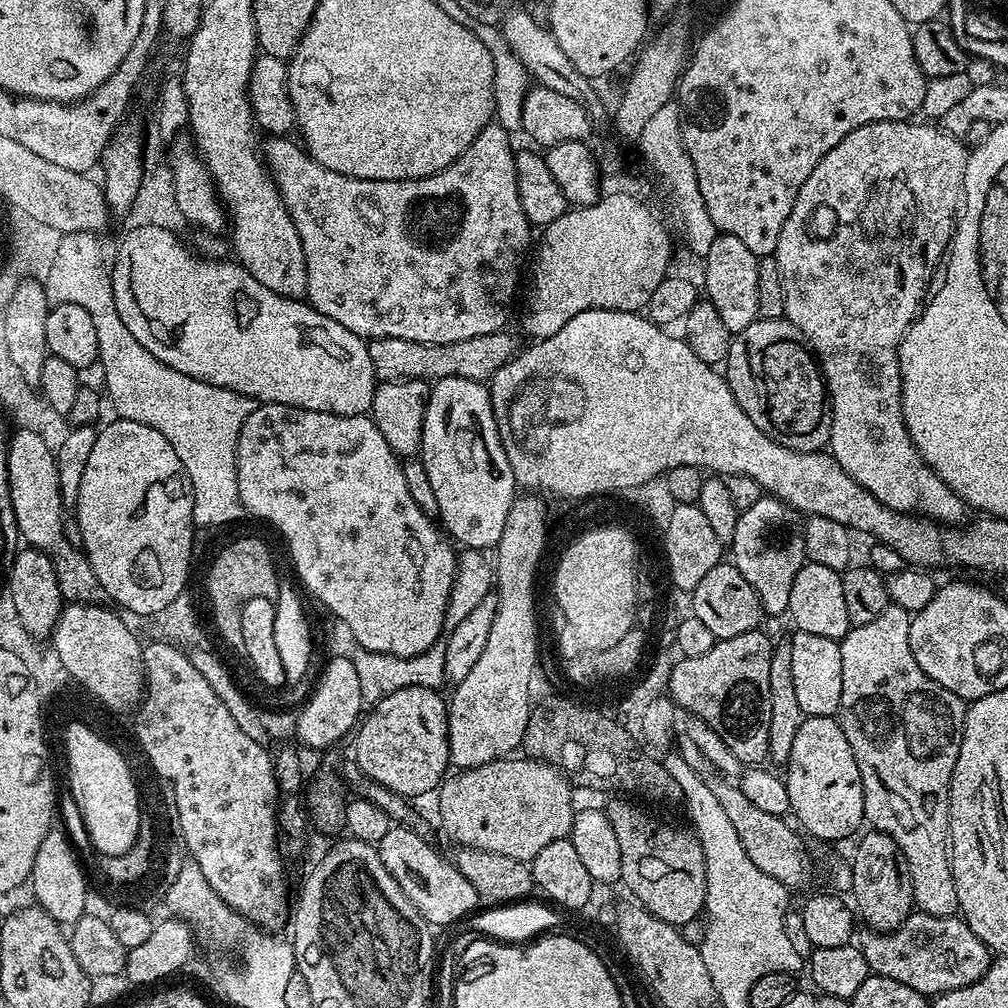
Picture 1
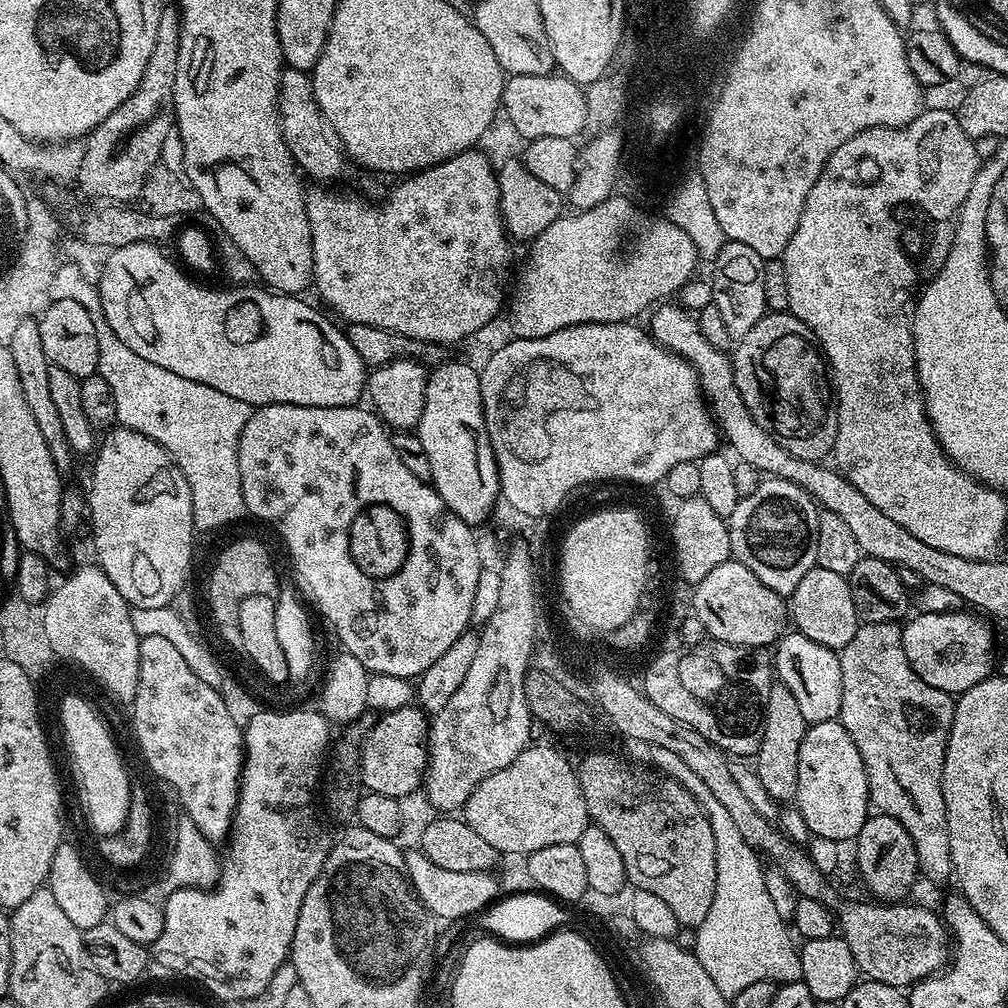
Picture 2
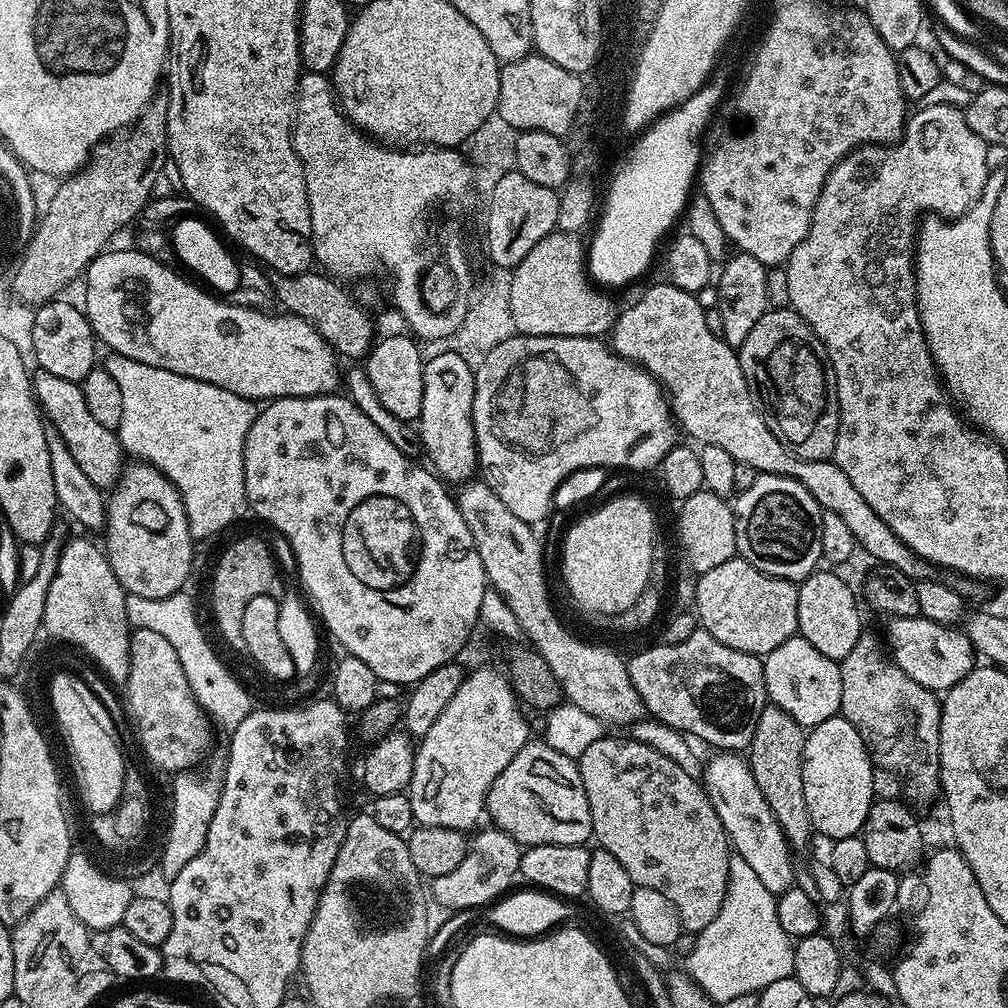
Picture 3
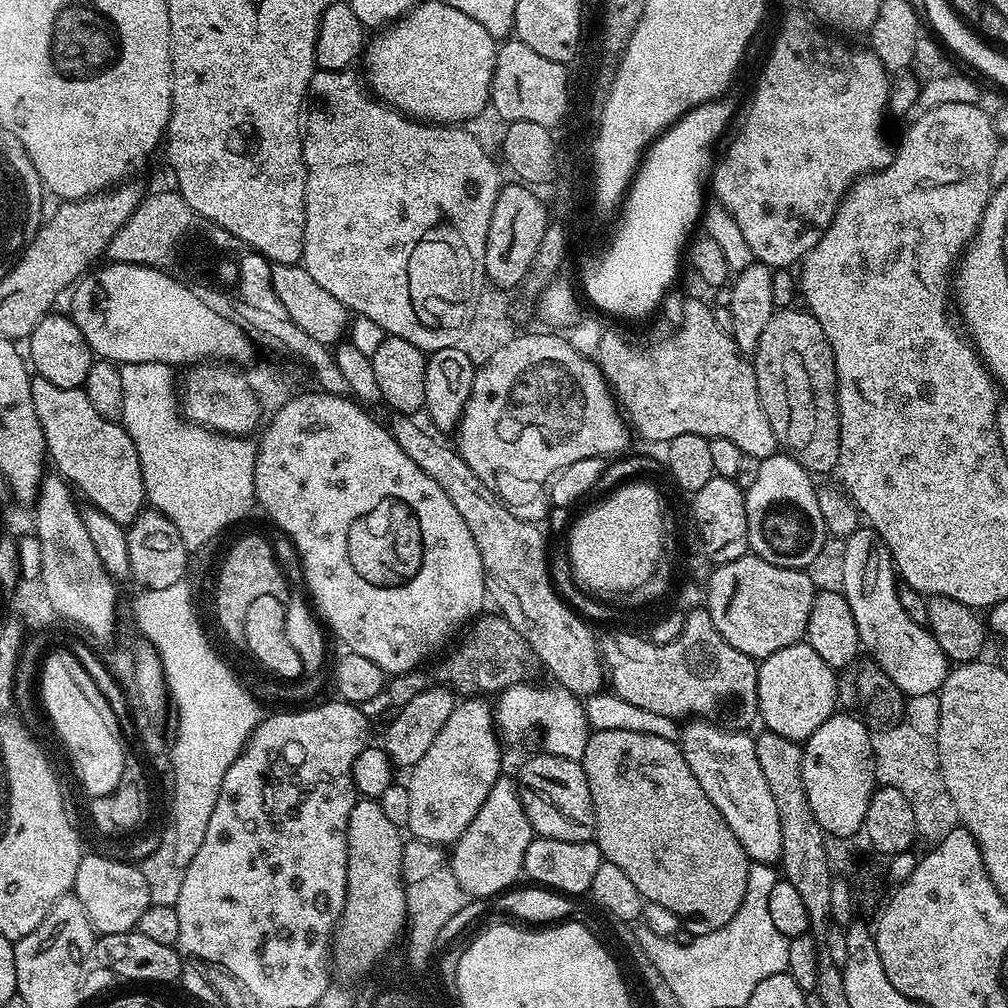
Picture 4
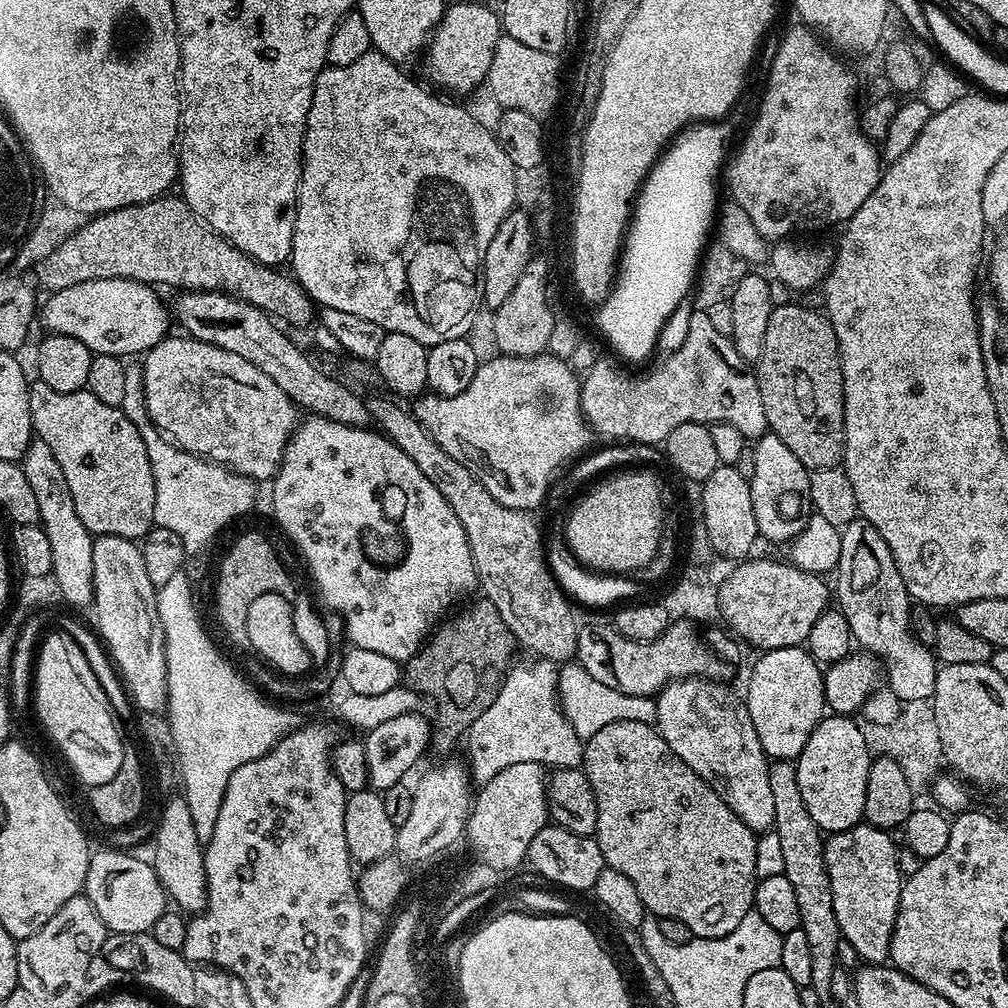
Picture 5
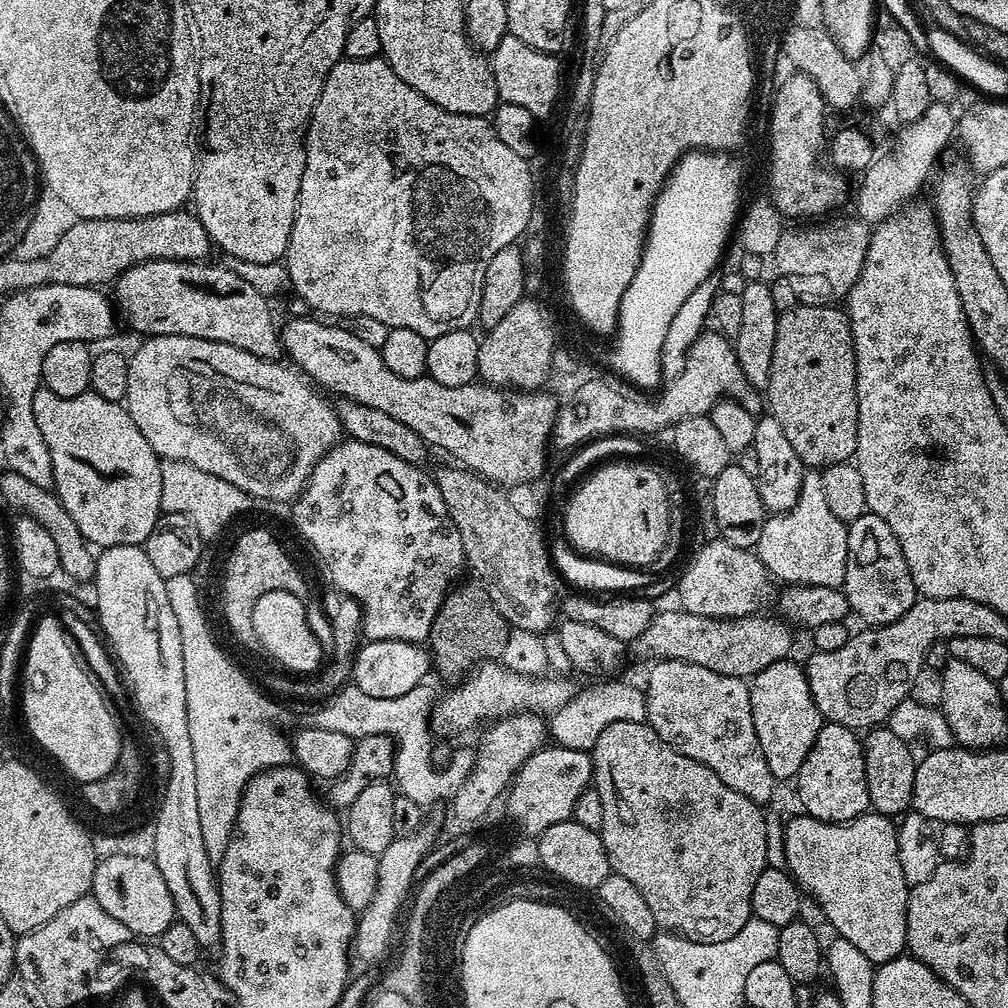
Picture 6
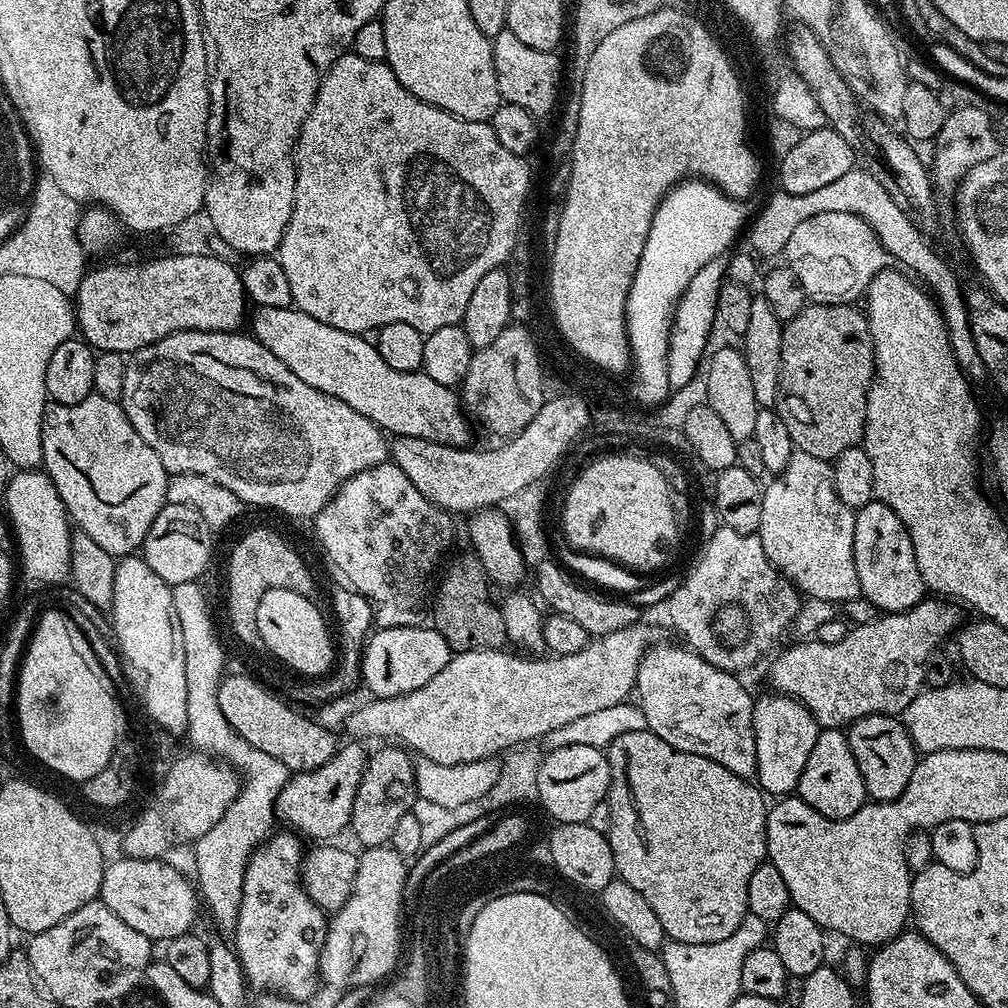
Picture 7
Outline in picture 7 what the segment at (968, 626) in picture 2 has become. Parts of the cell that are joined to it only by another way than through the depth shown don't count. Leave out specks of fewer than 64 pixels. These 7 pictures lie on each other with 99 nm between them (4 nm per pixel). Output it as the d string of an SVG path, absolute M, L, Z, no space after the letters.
M875 498L866 506L855 509L855 515L854 566L861 583L860 596L884 614L908 611L925 599L926 589L922 574L918 574L914 546L902 518L898 518L890 506Z

